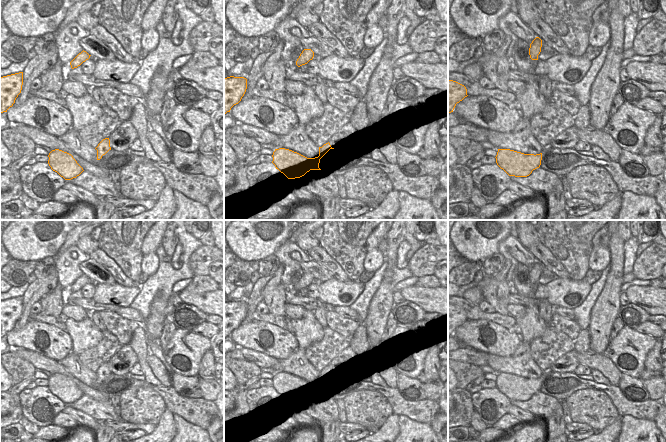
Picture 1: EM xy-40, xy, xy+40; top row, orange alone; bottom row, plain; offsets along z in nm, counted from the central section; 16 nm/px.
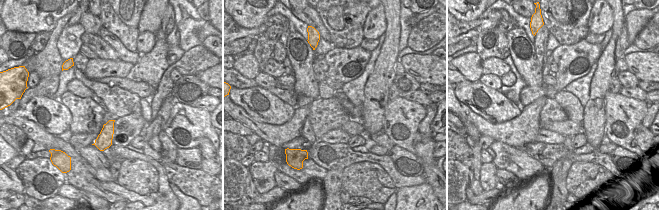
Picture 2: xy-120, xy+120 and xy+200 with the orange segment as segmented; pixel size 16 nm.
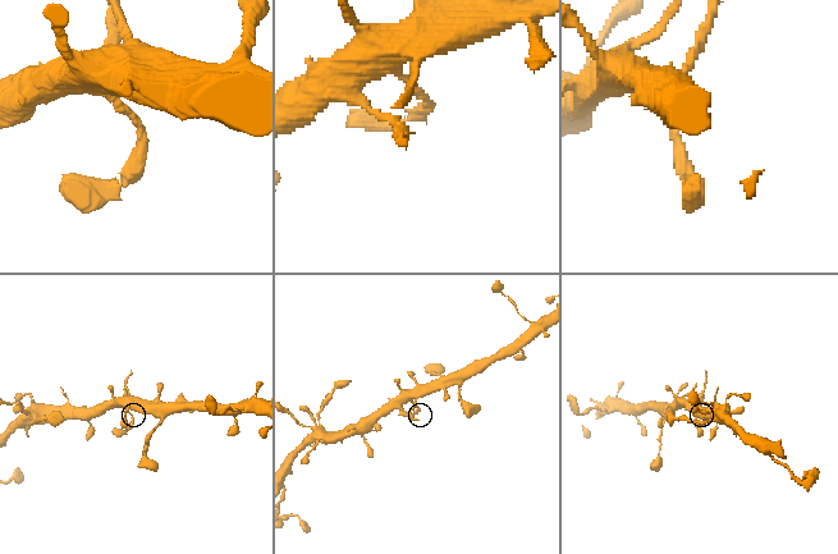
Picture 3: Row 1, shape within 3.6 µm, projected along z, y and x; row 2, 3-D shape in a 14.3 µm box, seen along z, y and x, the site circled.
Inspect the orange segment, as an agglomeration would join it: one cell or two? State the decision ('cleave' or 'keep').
keep

